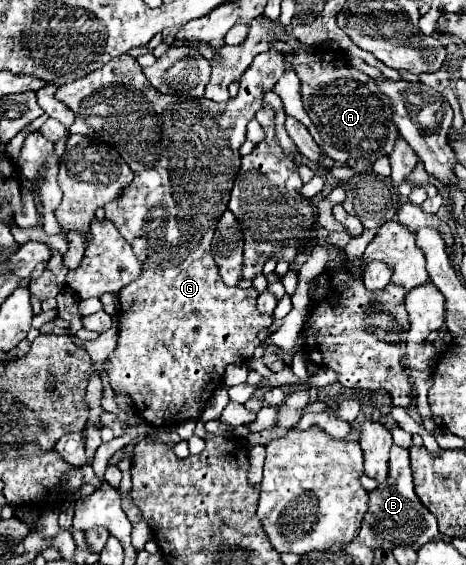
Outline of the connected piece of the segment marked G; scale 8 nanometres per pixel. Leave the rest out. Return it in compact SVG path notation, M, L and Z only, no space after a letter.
M265 51L259 53L253 63L247 67L247 71L241 75L239 79L239 95L235 99L229 99L227 103L213 103L205 97L173 97L173 95L163 95L157 93L157 89L153 89L149 85L149 81L145 81L145 75L141 71L141 65L135 61L135 57L131 55L121 55L111 59L105 67L85 75L79 81L73 81L69 85L63 85L57 89L57 99L63 101L73 113L75 113L75 133L85 135L85 137L97 137L103 143L111 145L113 149L117 149L117 153L125 159L125 163L131 167L131 171L135 173L133 183L121 193L121 197L109 205L105 205L105 217L117 227L117 231L133 245L133 251L137 253L137 257L143 263L143 271L141 277L133 283L129 283L127 287L123 287L119 291L119 303L121 303L121 311L119 311L119 343L117 349L109 355L109 363L107 363L107 373L109 373L109 381L111 387L117 395L127 395L133 401L133 407L137 411L139 417L143 417L147 423L163 427L163 425L171 425L171 423L181 423L185 419L199 419L207 399L213 395L213 391L217 387L221 387L223 381L223 371L229 363L247 363L253 357L255 347L261 343L257 339L257 333L265 327L269 327L273 323L273 317L265 317L261 313L257 313L255 303L257 303L257 291L253 287L249 289L241 289L241 287L227 287L219 275L219 267L215 265L215 259L211 255L211 239L215 233L215 227L219 223L219 217L227 211L227 203L229 203L229 193L233 189L233 181L235 175L241 167L241 155L239 155L239 147L245 141L245 127L247 123L255 117L255 113L263 107L263 91L269 91L275 81L283 75L285 71L285 59L281 53L277 51Z

